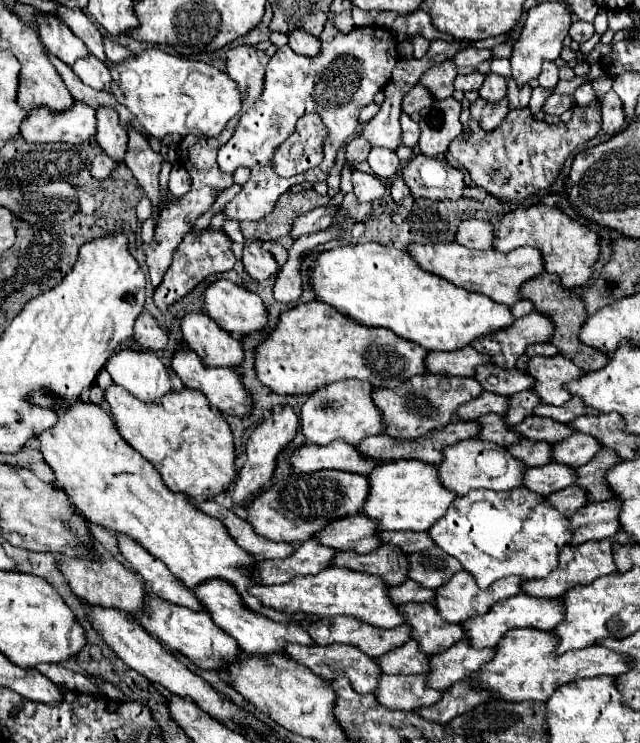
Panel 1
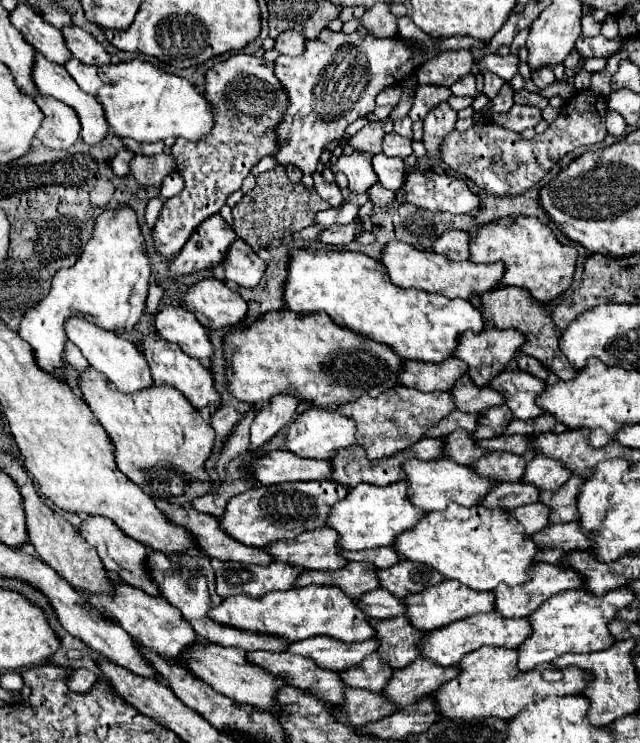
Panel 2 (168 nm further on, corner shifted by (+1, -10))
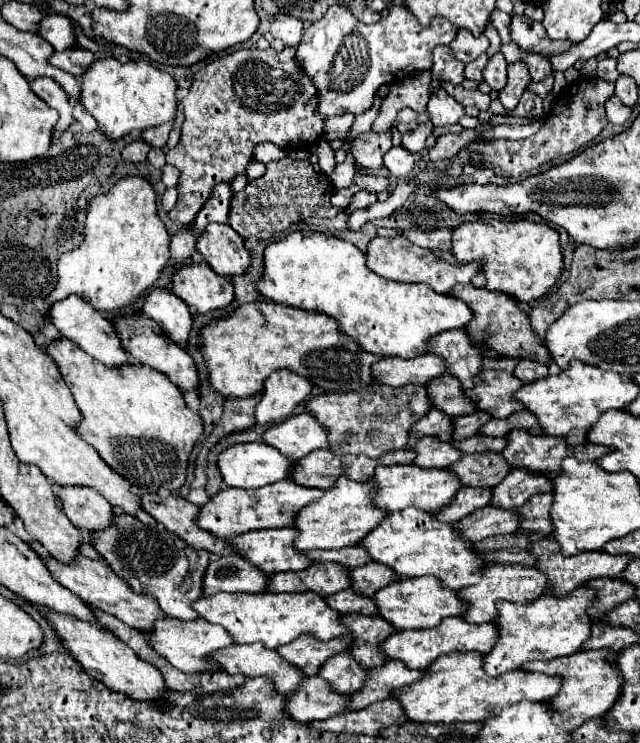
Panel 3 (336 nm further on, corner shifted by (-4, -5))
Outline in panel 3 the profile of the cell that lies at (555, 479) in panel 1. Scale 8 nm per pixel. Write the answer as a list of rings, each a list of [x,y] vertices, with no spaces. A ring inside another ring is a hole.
[[[462,487],[462,491],[458,491],[456,499],[452,501],[452,505],[442,509],[442,511],[436,511],[436,515],[438,515],[440,521],[456,523],[456,521],[468,517],[470,513],[474,513],[482,507],[488,507],[490,505],[490,495],[492,495],[490,487],[478,487],[478,489]]]

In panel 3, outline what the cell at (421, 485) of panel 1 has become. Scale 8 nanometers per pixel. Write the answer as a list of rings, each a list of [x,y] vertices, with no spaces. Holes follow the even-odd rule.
[[[338,479],[336,487],[328,489],[324,497],[306,505],[298,517],[294,527],[300,531],[300,537],[294,541],[294,547],[300,551],[312,549],[342,549],[358,545],[378,523],[386,517],[388,511],[376,507],[378,487],[374,483],[358,483],[352,479]]]

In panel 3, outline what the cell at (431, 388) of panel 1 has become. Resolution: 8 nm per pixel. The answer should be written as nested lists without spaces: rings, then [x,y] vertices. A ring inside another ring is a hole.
[[[374,383],[366,389],[354,393],[324,393],[308,401],[308,411],[328,427],[330,431],[330,449],[336,455],[368,455],[378,459],[380,455],[396,449],[404,449],[408,443],[410,429],[426,411],[430,411],[430,399],[426,399],[424,385],[404,385],[390,387]]]

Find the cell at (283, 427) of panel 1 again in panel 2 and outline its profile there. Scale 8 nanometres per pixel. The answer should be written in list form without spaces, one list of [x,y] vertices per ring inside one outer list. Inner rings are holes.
[[[277,394],[273,396],[261,412],[255,416],[251,424],[251,446],[257,448],[265,444],[269,438],[273,438],[281,428],[285,428],[299,404],[299,398],[293,394]]]

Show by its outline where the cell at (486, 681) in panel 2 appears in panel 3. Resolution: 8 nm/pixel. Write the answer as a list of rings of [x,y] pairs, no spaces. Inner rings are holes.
[[[452,651],[442,655],[428,675],[404,689],[394,691],[394,697],[402,703],[406,715],[414,723],[454,723],[454,721],[484,721],[498,715],[506,705],[514,705],[522,699],[546,701],[558,695],[562,677],[542,675],[538,671],[510,671],[498,677],[490,677],[482,671],[484,655],[478,651]]]

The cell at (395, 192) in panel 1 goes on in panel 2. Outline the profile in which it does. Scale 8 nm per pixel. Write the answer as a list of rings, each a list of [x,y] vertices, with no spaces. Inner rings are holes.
[[[379,182],[367,190],[367,196],[375,206],[389,206],[395,200],[395,194],[391,190],[383,188]]]

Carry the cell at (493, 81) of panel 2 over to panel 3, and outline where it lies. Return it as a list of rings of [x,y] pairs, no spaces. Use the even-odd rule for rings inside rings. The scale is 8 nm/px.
[[[502,53],[494,55],[488,65],[484,67],[484,81],[494,89],[494,91],[500,91],[504,85],[506,85],[506,59]]]

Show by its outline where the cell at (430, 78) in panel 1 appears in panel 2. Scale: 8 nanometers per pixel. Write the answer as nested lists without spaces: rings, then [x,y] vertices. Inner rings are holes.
[[[447,50],[441,52],[441,56],[435,56],[427,60],[417,70],[417,82],[419,84],[441,84],[451,86],[459,78],[471,72],[475,58],[469,50]]]

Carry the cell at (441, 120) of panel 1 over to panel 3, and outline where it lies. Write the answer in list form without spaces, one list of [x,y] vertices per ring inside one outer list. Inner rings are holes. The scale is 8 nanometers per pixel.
[[[438,89],[434,95],[430,95],[426,111],[434,127],[448,127],[464,117],[464,107],[454,101],[454,97],[448,95],[444,89]]]

